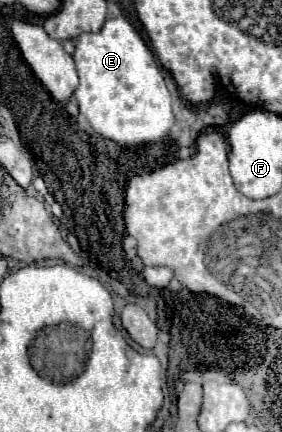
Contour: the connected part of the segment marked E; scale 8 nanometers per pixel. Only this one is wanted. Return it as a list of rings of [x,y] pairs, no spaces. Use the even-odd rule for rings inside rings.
[[[124,17],[106,19],[98,33],[82,33],[74,51],[80,85],[76,101],[92,129],[122,147],[156,143],[174,125],[172,97],[154,55]]]

